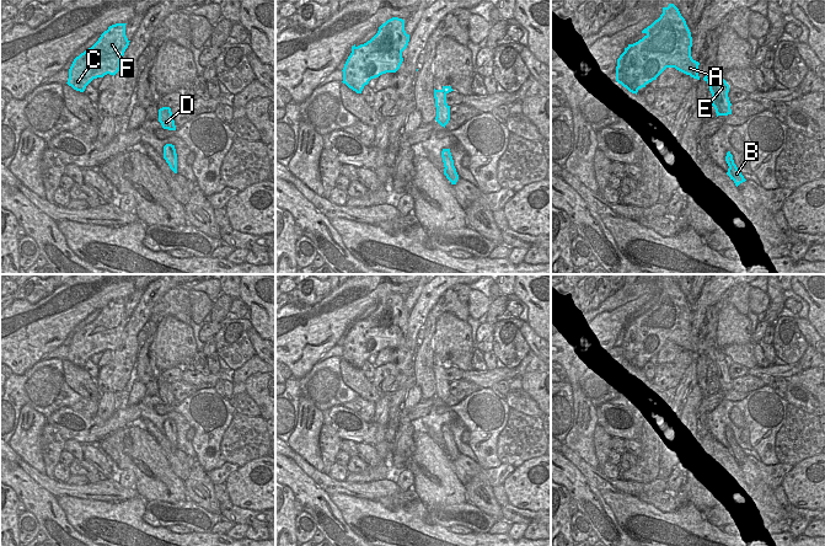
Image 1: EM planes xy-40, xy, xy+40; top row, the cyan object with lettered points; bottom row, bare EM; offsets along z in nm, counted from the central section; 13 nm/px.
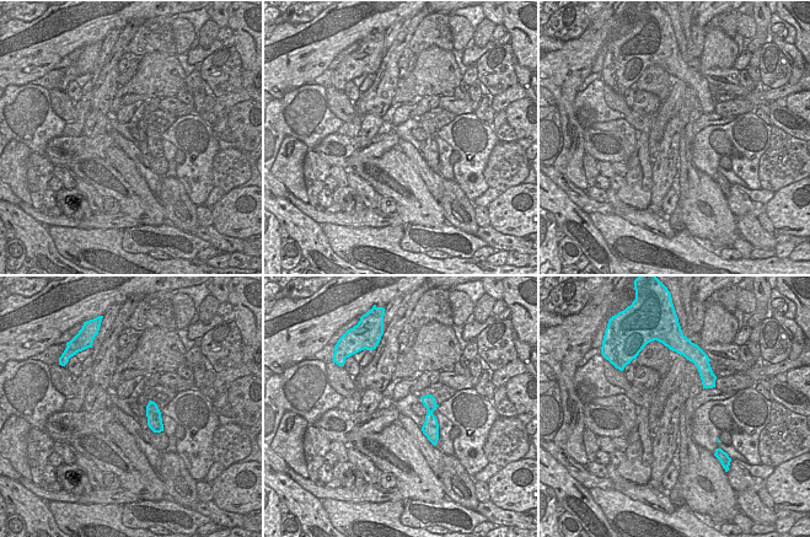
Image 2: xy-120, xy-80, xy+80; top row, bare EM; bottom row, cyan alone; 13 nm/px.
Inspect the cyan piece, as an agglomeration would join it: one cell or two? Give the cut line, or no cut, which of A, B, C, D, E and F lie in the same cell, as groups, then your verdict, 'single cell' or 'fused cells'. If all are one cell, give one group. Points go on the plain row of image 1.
no cut; A B C D E F; single cell

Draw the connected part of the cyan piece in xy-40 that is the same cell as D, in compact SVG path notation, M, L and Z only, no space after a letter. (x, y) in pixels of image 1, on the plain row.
M162 382L159 385L159 397L164 405L176 406L175 396L170 382Z

